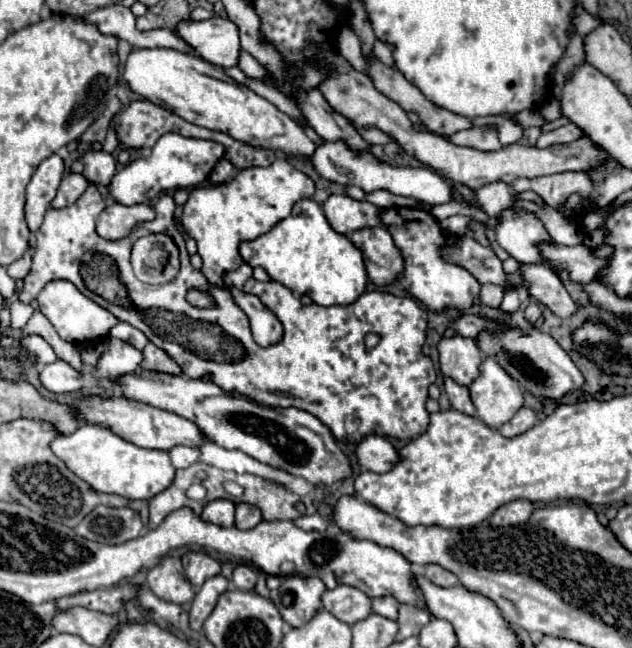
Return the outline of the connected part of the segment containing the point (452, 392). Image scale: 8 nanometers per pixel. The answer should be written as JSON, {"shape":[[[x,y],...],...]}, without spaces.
{"shape":[[[445,378],[445,392],[449,396],[449,402],[451,402],[451,408],[463,412],[463,414],[469,414],[469,416],[475,416],[475,406],[469,398],[469,390],[467,386],[461,386],[457,382],[453,382],[451,378]]]}

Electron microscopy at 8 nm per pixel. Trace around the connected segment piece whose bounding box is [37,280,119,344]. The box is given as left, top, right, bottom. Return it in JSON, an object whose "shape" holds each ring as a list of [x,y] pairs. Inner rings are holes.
{"shape":[[[53,280],[49,282],[41,294],[37,296],[37,304],[41,308],[41,312],[47,316],[47,320],[53,324],[53,328],[57,330],[57,334],[63,340],[69,342],[101,342],[107,338],[107,332],[111,326],[115,326],[119,320],[115,320],[115,316],[111,316],[111,312],[107,312],[105,308],[101,308],[99,304],[95,304],[93,300],[89,300],[87,296],[83,296],[75,284],[71,284],[69,280]]]}

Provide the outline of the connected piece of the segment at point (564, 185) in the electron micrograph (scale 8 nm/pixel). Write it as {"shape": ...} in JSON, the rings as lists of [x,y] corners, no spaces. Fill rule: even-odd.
{"shape":[[[563,172],[563,174],[537,176],[537,178],[519,178],[511,182],[511,188],[515,192],[533,190],[545,204],[561,210],[569,194],[577,193],[582,198],[588,198],[593,190],[593,182],[589,174]]]}

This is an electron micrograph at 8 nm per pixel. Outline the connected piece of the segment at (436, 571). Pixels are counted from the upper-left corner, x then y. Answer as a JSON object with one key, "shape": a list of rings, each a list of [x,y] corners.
{"shape":[[[437,564],[421,566],[421,568],[419,568],[419,572],[421,572],[423,576],[427,576],[433,584],[443,586],[443,588],[449,588],[449,586],[457,586],[457,584],[459,584],[459,580],[457,580],[457,576],[455,576],[455,574],[447,572],[445,568],[441,568],[441,566],[437,566]]]}

